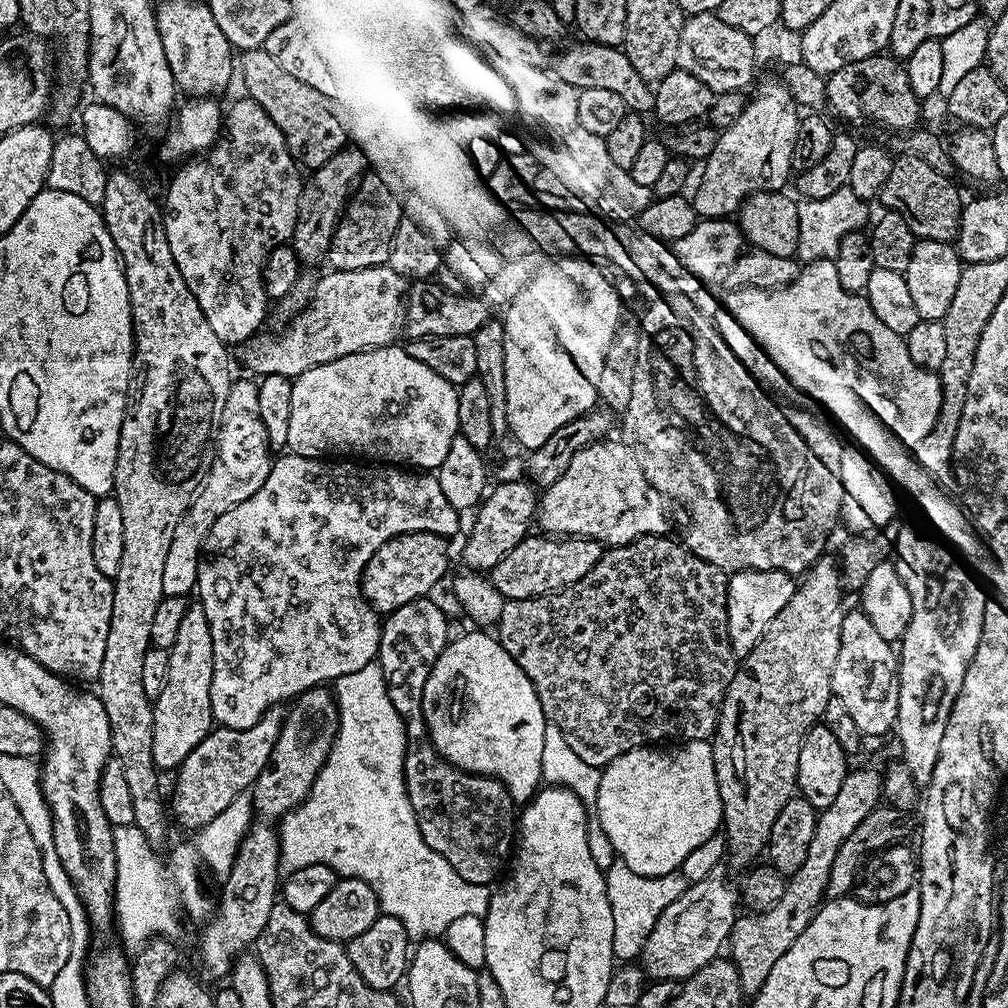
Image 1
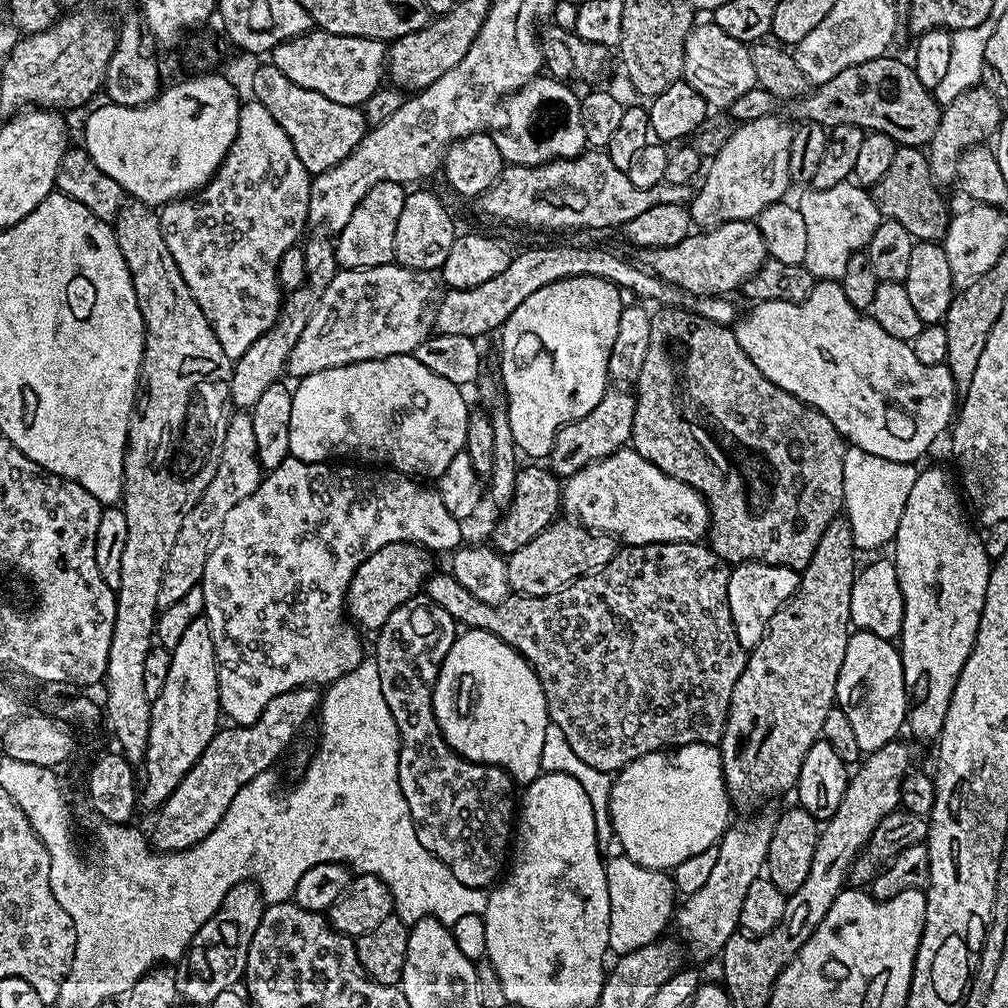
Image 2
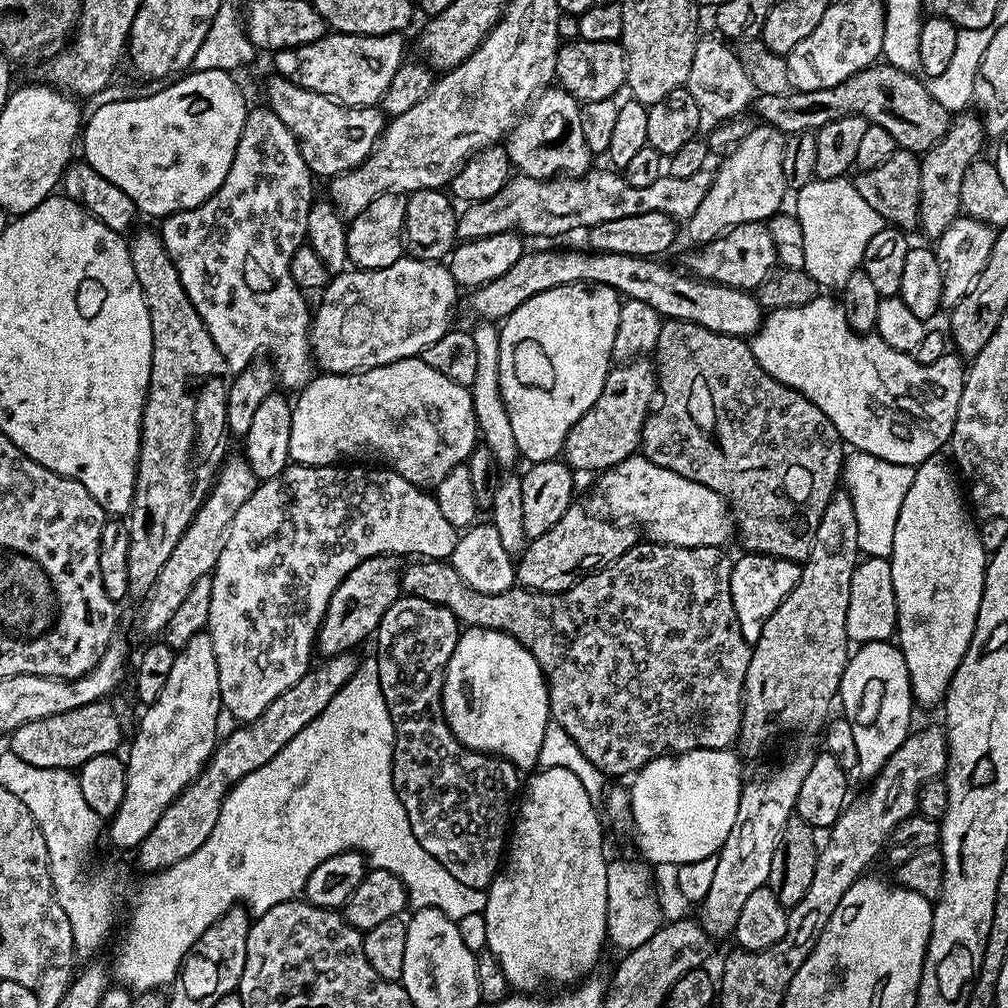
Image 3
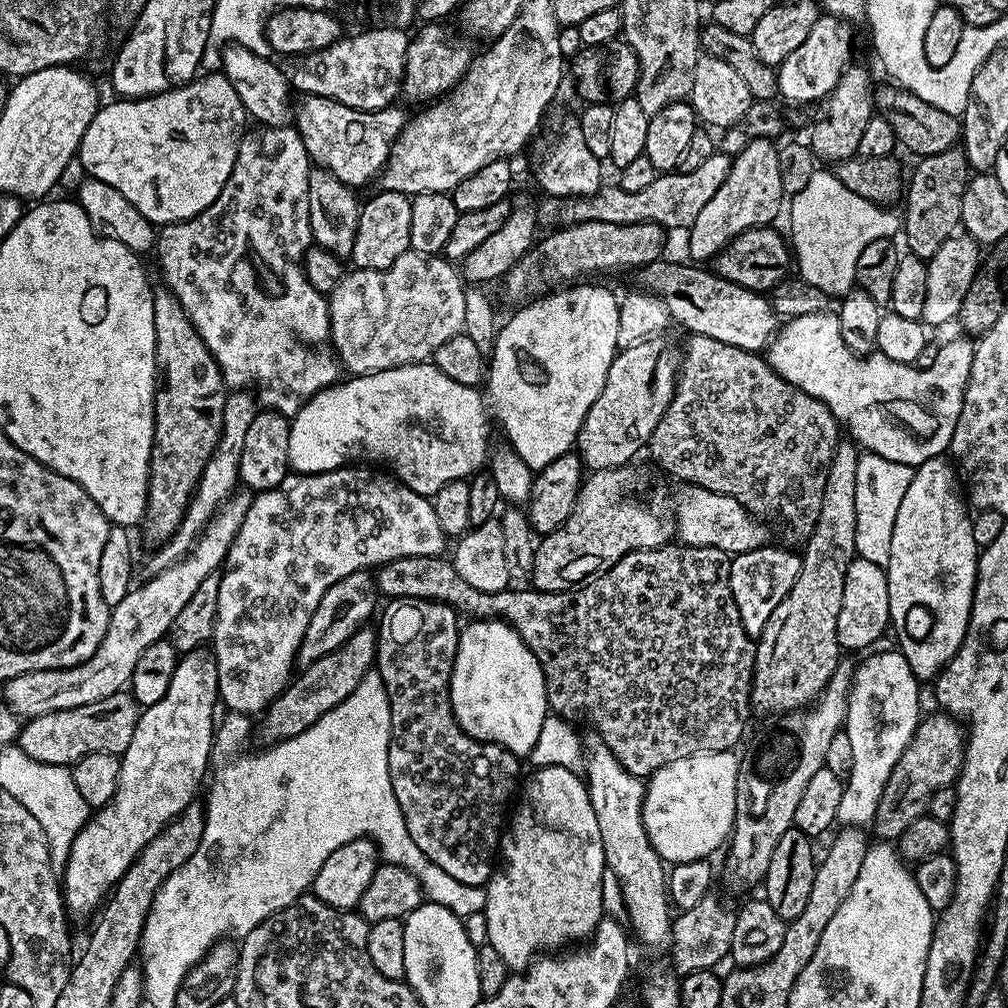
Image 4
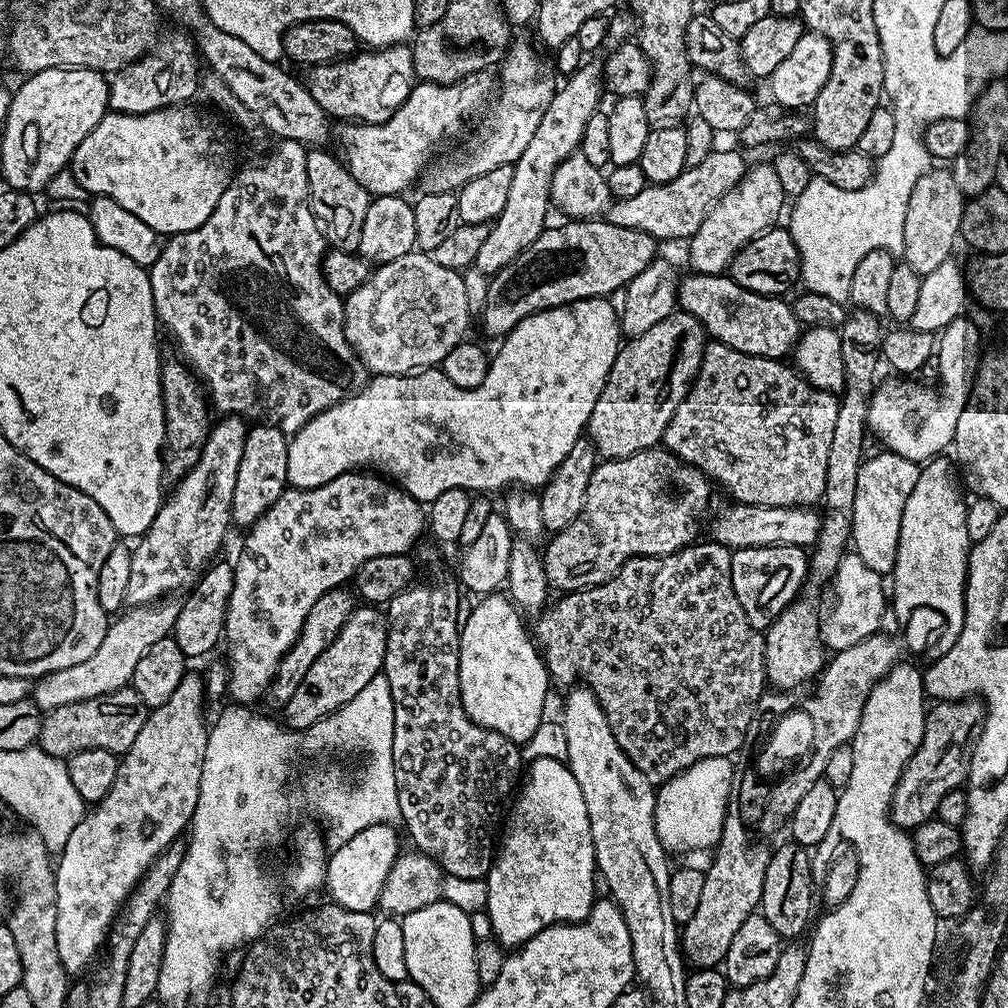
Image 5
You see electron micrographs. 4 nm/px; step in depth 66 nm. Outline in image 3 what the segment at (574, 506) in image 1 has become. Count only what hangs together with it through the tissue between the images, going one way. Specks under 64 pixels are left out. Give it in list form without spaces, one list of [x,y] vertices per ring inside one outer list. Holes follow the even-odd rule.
[[[642,454],[627,456],[625,460],[603,473],[599,480],[600,496],[604,499],[605,506],[613,512],[611,515],[639,526],[642,532],[642,527],[644,527],[644,532],[648,535],[645,537],[653,544],[669,544],[683,548],[720,548],[731,536],[733,539],[734,521],[731,511],[727,502],[717,492],[702,486],[702,482],[682,478],[682,474],[674,474],[674,470],[666,470],[650,462]]]

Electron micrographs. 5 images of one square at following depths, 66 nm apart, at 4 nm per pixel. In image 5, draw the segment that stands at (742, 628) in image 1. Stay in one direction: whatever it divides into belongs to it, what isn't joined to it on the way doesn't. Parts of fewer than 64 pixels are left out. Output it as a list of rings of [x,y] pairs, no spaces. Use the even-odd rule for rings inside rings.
[[[775,544],[761,548],[737,548],[732,553],[732,581],[734,594],[738,594],[738,602],[742,602],[742,610],[746,610],[746,618],[750,626],[767,630],[788,605],[797,599],[800,587],[805,587],[808,578],[807,551],[793,544]]]

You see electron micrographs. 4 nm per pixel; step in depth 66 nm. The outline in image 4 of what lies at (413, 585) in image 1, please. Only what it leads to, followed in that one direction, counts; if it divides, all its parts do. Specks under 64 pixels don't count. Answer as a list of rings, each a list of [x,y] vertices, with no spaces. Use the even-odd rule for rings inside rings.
[[[371,571],[346,574],[346,578],[334,582],[334,586],[330,586],[330,590],[322,594],[322,602],[318,602],[318,610],[314,610],[310,626],[306,626],[306,634],[296,655],[296,664],[307,666],[318,662],[318,658],[338,650],[359,628],[369,623],[368,619],[376,608],[376,600],[378,601],[378,593]]]

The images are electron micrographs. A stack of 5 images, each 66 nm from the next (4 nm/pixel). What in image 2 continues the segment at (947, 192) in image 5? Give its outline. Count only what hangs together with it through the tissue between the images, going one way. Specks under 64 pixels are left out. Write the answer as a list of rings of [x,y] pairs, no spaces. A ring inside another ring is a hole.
[[[984,87],[968,88],[962,94],[958,94],[958,98],[943,105],[937,132],[926,145],[930,174],[937,185],[945,186],[944,184],[948,183],[951,185],[956,178],[956,164],[960,156],[969,148],[991,141],[1000,131],[1002,119],[1000,100],[991,87]]]

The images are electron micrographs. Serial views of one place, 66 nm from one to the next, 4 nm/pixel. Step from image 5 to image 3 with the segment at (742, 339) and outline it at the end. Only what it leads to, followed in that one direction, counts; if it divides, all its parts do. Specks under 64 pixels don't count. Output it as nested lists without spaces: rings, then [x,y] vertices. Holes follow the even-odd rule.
[[[556,248],[553,252],[532,252],[532,250],[525,251],[522,258],[518,258],[518,262],[514,262],[514,266],[510,266],[510,270],[506,270],[506,274],[502,274],[502,278],[494,278],[494,282],[486,282],[480,288],[471,289],[468,300],[468,308],[476,315],[475,319],[480,322],[500,322],[504,317],[509,316],[514,310],[518,310],[518,306],[522,306],[522,302],[526,302],[530,298],[534,298],[534,294],[538,294],[542,290],[550,290],[554,286],[566,286],[567,284],[601,284],[602,286],[610,286],[616,292],[619,292],[621,297],[637,300],[638,302],[646,302],[646,306],[650,306],[662,318],[669,320],[685,320],[686,322],[694,322],[698,326],[706,326],[706,330],[714,330],[721,332],[727,336],[739,336],[741,338],[748,338],[755,335],[757,329],[764,317],[764,310],[757,302],[755,295],[751,291],[743,288],[731,288],[730,286],[722,286],[721,284],[711,284],[708,280],[697,280],[691,274],[685,274],[683,271],[675,272],[672,268],[667,268],[666,265],[660,264],[659,259],[649,258],[646,256],[631,256],[630,254],[614,254],[613,252],[598,252],[595,250],[583,250],[584,252],[563,252],[562,249]]]

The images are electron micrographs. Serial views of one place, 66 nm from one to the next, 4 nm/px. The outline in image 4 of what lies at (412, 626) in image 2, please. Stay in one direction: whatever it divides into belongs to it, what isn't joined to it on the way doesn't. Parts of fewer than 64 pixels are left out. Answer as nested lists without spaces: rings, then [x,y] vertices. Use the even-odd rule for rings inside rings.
[[[402,598],[401,600],[388,600],[388,609],[384,612],[384,617],[380,620],[380,628],[376,632],[376,663],[375,671],[382,674],[382,682],[386,686],[386,694],[390,702],[390,714],[392,715],[392,737],[388,747],[388,769],[390,770],[390,782],[394,790],[394,798],[398,798],[398,806],[406,818],[406,830],[410,830],[410,838],[414,838],[414,846],[426,854],[430,862],[442,866],[450,878],[458,878],[458,882],[466,882],[470,886],[484,886],[492,879],[494,863],[498,856],[498,849],[502,839],[502,829],[506,824],[506,812],[504,807],[508,804],[508,799],[517,791],[516,779],[520,776],[520,764],[517,753],[506,750],[497,744],[491,744],[485,740],[476,740],[470,734],[458,726],[458,722],[452,713],[452,703],[450,702],[450,678],[452,677],[452,667],[456,657],[456,644],[460,640],[458,631],[458,613],[456,609],[448,604],[440,604],[436,600],[419,600],[418,598]]]

